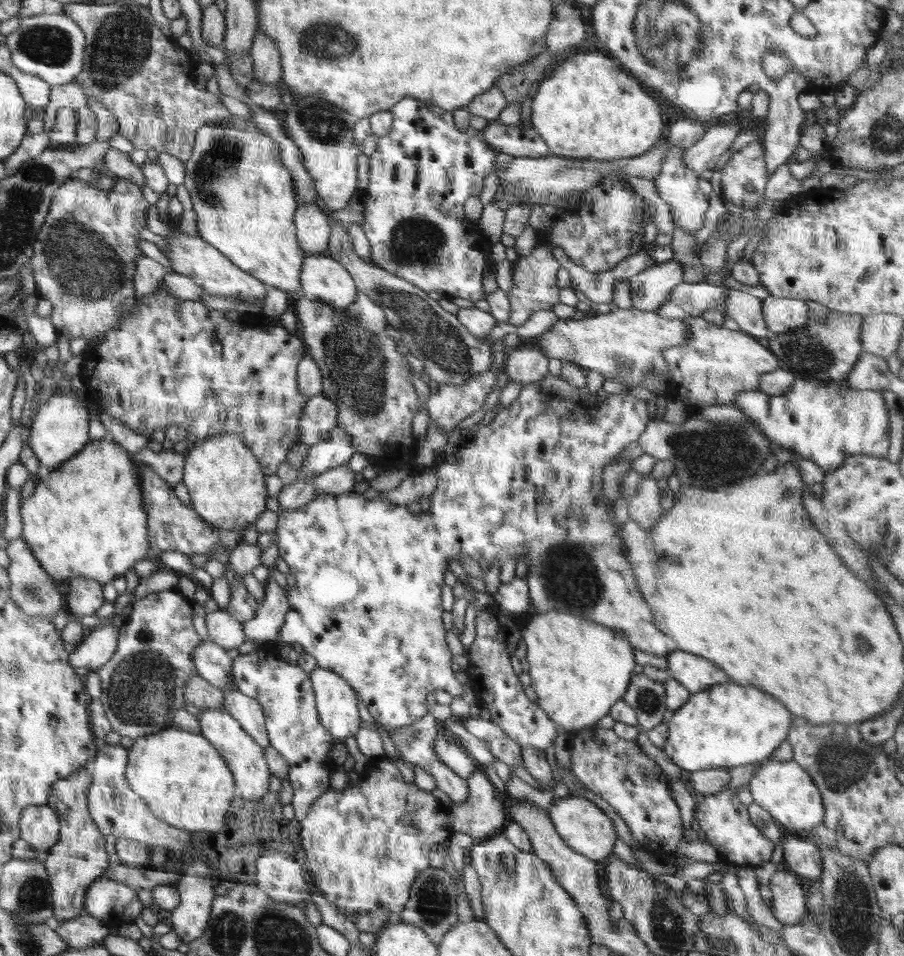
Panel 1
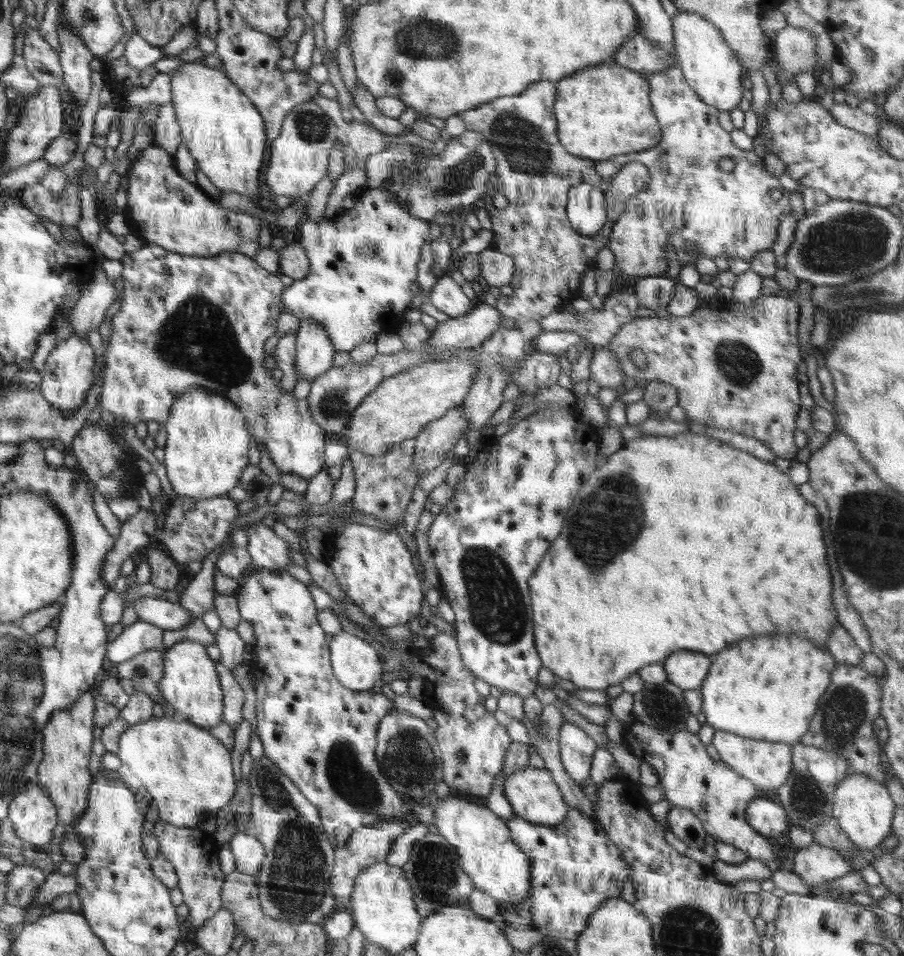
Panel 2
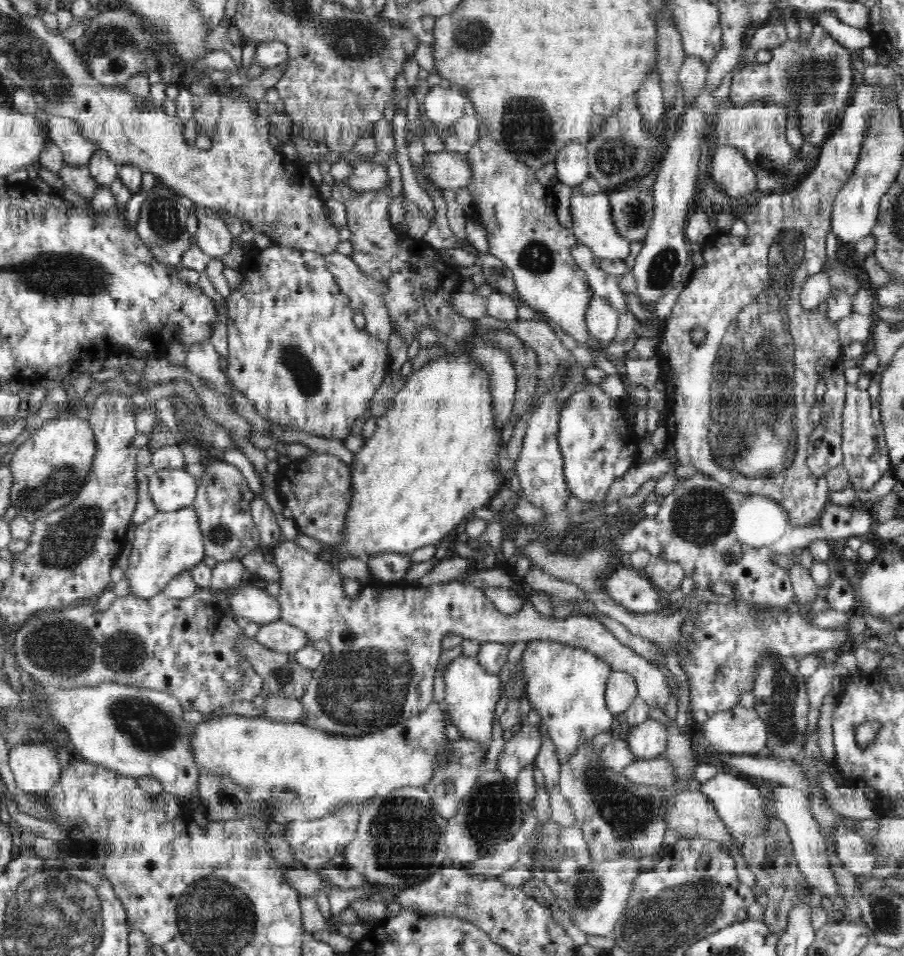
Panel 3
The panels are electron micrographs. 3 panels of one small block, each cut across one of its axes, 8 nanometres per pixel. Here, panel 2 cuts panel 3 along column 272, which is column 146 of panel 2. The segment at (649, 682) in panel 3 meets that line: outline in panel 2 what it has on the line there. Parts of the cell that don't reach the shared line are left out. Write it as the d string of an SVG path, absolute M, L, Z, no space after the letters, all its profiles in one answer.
M146 547L146 563L152 570L149 583L160 590L174 590L178 580L180 580L180 570L172 558L168 558L162 550Z

